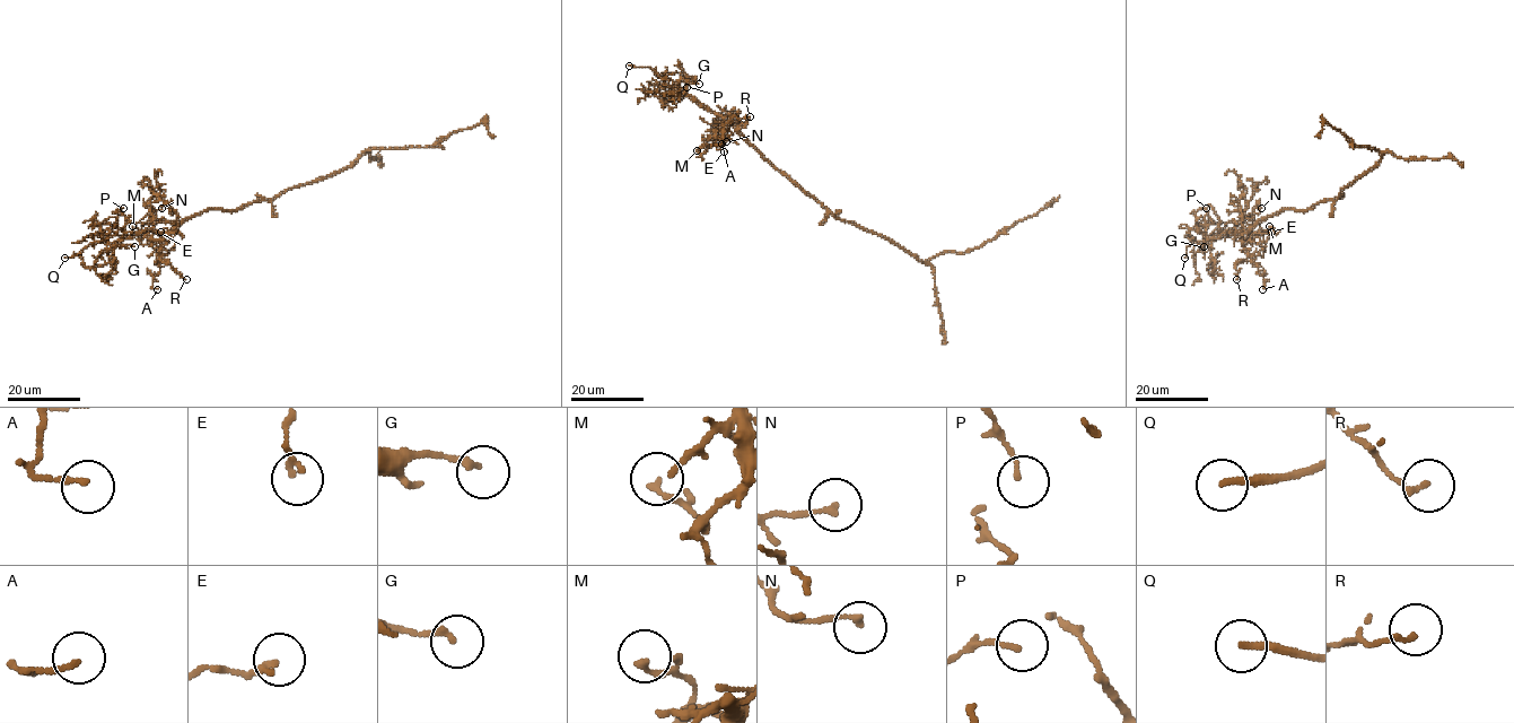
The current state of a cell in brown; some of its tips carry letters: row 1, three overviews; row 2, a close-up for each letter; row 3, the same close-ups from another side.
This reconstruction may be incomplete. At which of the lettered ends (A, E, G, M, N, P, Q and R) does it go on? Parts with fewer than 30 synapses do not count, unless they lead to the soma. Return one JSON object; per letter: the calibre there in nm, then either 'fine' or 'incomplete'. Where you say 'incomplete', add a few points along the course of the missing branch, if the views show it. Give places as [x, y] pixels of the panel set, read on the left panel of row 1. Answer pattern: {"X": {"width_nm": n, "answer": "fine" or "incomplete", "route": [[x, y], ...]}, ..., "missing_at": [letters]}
{"A": {"width_nm": 160, "answer": "fine"}, "E": {"width_nm": 190, "answer": "fine"}, "G": {"width_nm": 180, "answer": "fine"}, "M": {"width_nm": 160, "answer": "fine"}, "N": {"width_nm": 170, "answer": "fine"}, "P": {"width_nm": 90, "answer": "fine"}, "Q": {"width_nm": 200, "answer": "incomplete"}, "R": {"width_nm": 150, "answer": "fine"}, "missing_at": ["Q"]}

